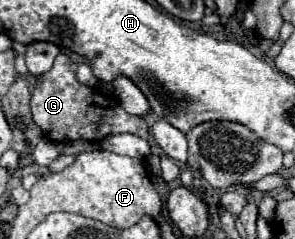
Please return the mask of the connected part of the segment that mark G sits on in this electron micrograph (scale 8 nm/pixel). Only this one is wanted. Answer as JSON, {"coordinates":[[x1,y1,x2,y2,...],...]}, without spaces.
{"coordinates":[[59,54,55,58,55,64,49,72,41,74,35,82,33,94,31,94,31,112,35,124,43,130,45,138,51,142,71,142,71,140,83,140,83,142,95,142,113,136,113,134,135,134,139,138,149,138,149,128,143,118,131,118,123,108,117,104,115,98,106,98,99,94,95,88,79,84,75,78,75,64,69,60,67,54]]}

